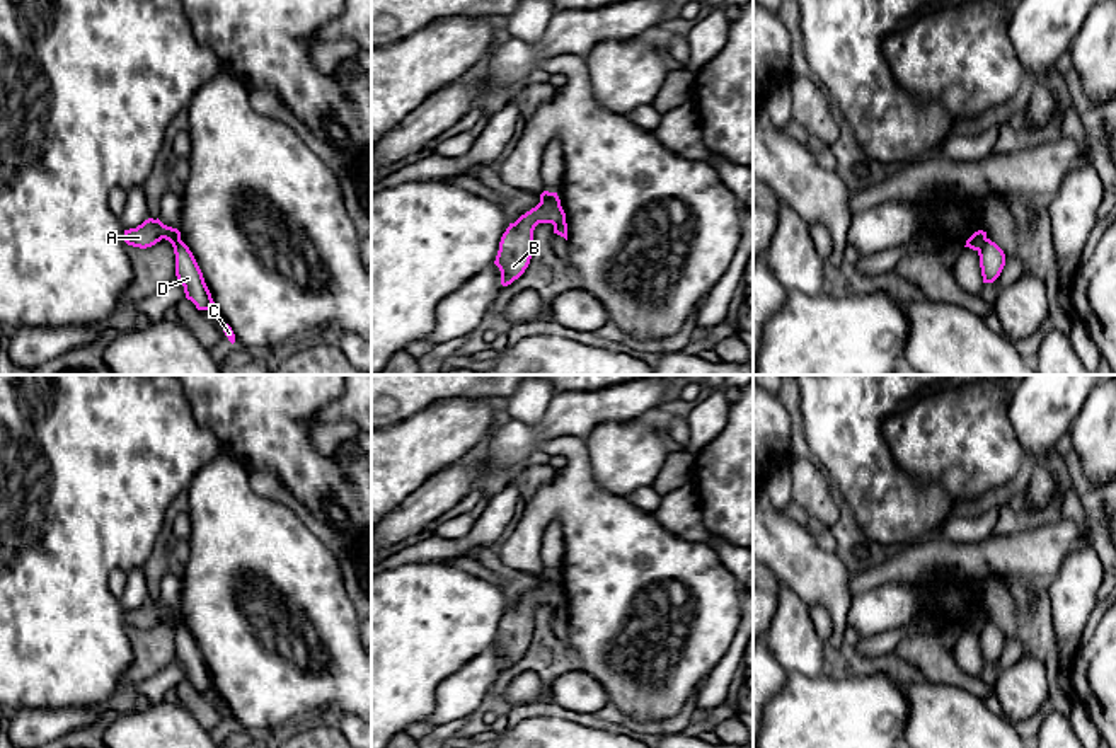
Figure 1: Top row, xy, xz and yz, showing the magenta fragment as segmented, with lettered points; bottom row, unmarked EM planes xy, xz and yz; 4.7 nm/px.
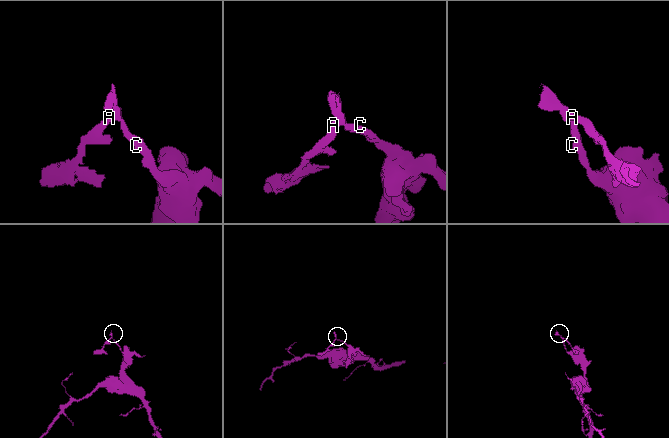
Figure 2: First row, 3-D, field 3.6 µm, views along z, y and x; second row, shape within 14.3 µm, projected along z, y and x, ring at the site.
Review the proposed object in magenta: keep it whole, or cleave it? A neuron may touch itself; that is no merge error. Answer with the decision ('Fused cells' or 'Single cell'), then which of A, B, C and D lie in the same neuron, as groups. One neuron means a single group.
Fused cells. Groups: A B / C D

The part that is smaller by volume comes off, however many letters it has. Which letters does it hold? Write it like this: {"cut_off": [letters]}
{"cut_off": ["A", "B"]}

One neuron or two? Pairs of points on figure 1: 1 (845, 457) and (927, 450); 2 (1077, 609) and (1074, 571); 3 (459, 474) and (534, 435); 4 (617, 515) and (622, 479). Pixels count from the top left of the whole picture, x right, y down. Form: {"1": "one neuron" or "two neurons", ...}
{"1": "two neurons", "2": "one neuron", "3": "two neurons", "4": "two neurons"}

